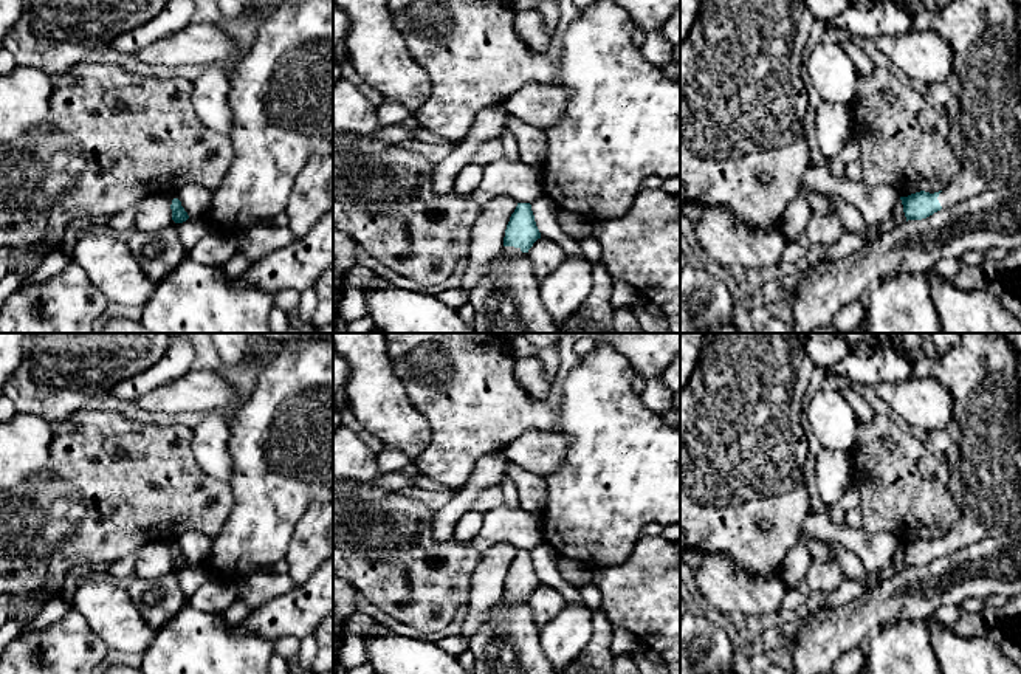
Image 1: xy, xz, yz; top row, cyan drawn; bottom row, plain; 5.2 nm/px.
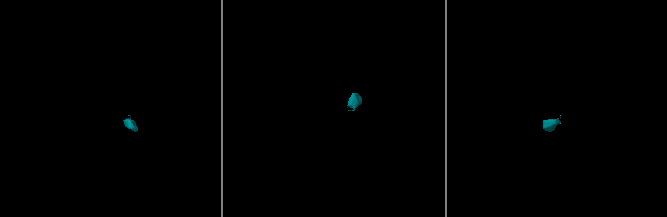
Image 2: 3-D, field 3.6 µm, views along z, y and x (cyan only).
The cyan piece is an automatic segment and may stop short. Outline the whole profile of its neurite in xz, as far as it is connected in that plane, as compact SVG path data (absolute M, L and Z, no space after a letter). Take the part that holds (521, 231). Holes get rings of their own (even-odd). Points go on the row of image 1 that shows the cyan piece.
M517 203L505 229L504 256L528 253L533 243L541 239L530 203Z

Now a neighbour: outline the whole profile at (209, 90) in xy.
M211 67L194 82L191 102L200 121L211 130L229 135L232 112L228 105L229 81L228 70Z

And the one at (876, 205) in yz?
M810 166L801 180L796 198L784 209L781 217L779 231L787 242L798 240L807 229L813 212L807 200L809 192L840 195L861 214L869 226L886 223L900 198L889 186L871 187L863 181L838 178L830 167Z

